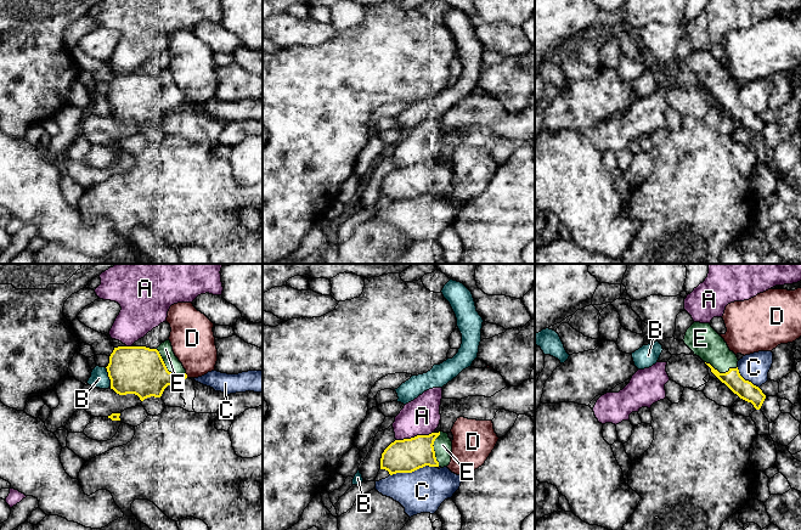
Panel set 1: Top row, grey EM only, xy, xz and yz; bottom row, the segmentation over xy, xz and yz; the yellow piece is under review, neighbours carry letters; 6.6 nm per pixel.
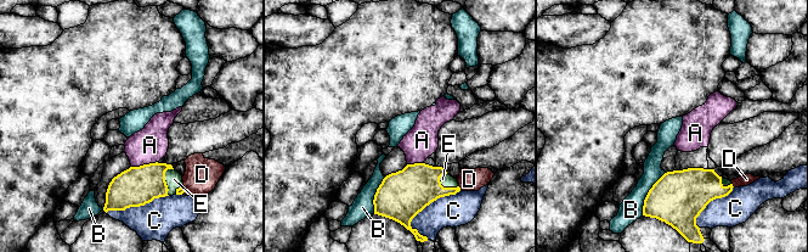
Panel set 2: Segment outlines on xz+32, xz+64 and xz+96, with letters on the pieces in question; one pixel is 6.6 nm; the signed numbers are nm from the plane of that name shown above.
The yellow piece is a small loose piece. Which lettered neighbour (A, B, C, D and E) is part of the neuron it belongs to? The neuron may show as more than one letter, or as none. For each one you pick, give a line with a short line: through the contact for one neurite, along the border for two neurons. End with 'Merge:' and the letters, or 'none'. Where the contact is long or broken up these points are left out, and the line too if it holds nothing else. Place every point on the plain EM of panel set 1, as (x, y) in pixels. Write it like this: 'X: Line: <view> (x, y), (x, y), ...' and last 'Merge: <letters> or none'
Merge: E

